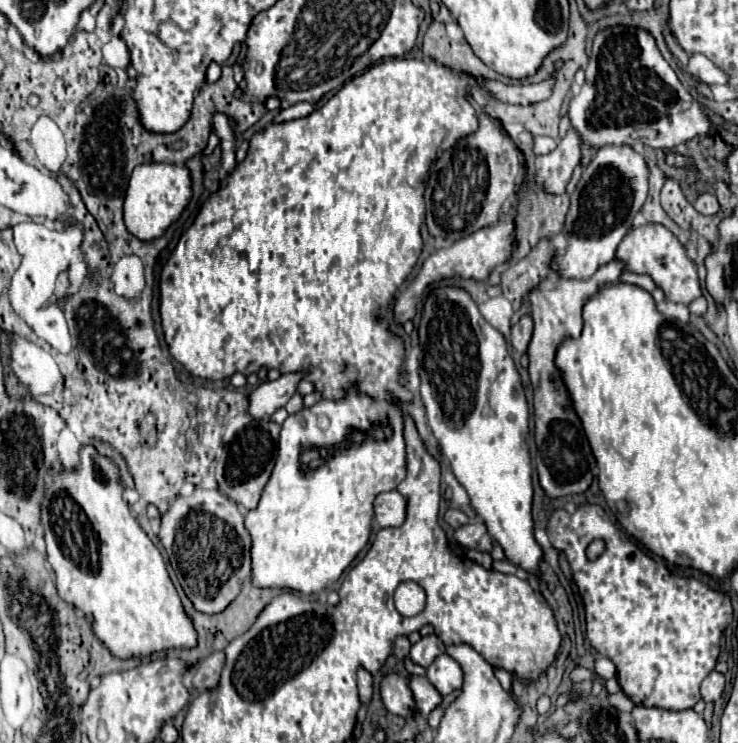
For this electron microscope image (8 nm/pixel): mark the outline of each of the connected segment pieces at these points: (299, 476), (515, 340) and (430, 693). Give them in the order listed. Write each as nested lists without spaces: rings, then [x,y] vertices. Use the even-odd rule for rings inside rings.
[[[349,394],[343,400],[321,400],[311,408],[303,408],[297,414],[291,414],[283,426],[281,426],[281,440],[279,440],[279,456],[273,468],[273,474],[261,494],[261,500],[257,504],[257,508],[249,510],[245,514],[245,528],[251,534],[251,576],[253,576],[253,584],[261,586],[261,588],[289,588],[301,594],[317,594],[321,592],[325,586],[337,582],[337,578],[343,574],[343,570],[353,562],[353,558],[365,548],[365,544],[369,542],[369,534],[371,534],[371,520],[373,520],[373,500],[377,494],[381,492],[389,492],[395,490],[397,484],[405,478],[405,440],[403,440],[403,414],[401,410],[385,400],[373,400],[365,394]],[[351,432],[363,432],[363,442],[361,444],[353,444],[349,440]]]
[[[525,314],[517,324],[511,326],[511,344],[519,354],[527,350],[531,334],[533,334],[533,320],[529,314]]]
[[[409,674],[409,688],[413,692],[413,700],[417,710],[423,710],[423,716],[429,716],[429,712],[441,702],[441,694],[433,688],[433,684],[425,676]]]

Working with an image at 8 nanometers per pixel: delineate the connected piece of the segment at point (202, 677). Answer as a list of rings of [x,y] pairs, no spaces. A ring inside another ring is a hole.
[[[213,652],[211,656],[203,658],[199,662],[199,668],[195,670],[195,676],[193,676],[195,690],[205,692],[205,690],[211,690],[213,686],[217,686],[221,670],[223,670],[223,662],[225,662],[223,652]]]

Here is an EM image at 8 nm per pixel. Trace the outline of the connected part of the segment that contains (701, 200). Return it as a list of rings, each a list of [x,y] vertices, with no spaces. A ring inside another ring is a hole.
[[[709,192],[699,194],[699,196],[695,198],[693,206],[695,206],[695,210],[697,210],[697,212],[707,214],[707,216],[711,216],[711,214],[717,214],[717,212],[719,212],[719,202],[717,202],[715,194],[709,194]]]

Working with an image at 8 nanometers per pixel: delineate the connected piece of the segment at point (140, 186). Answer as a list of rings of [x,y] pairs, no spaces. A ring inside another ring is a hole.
[[[141,164],[133,170],[125,196],[125,226],[139,240],[163,236],[165,228],[177,220],[191,198],[191,176],[185,166],[177,164]]]

